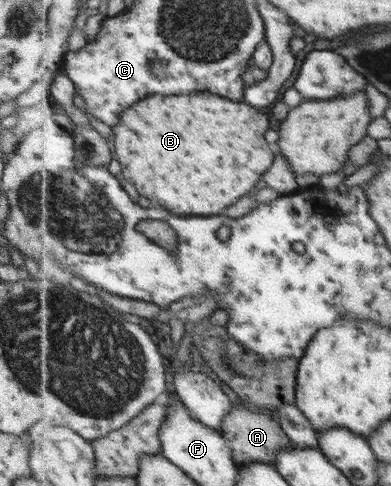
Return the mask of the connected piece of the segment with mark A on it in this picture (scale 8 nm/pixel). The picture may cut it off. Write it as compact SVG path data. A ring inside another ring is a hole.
M246 403L233 404L232 411L223 419L222 432L229 439L230 447L233 449L233 460L241 466L245 463L267 463L275 466L281 449L292 449L297 447L291 437L283 430L280 421L275 422L271 416L253 412L246 408Z

